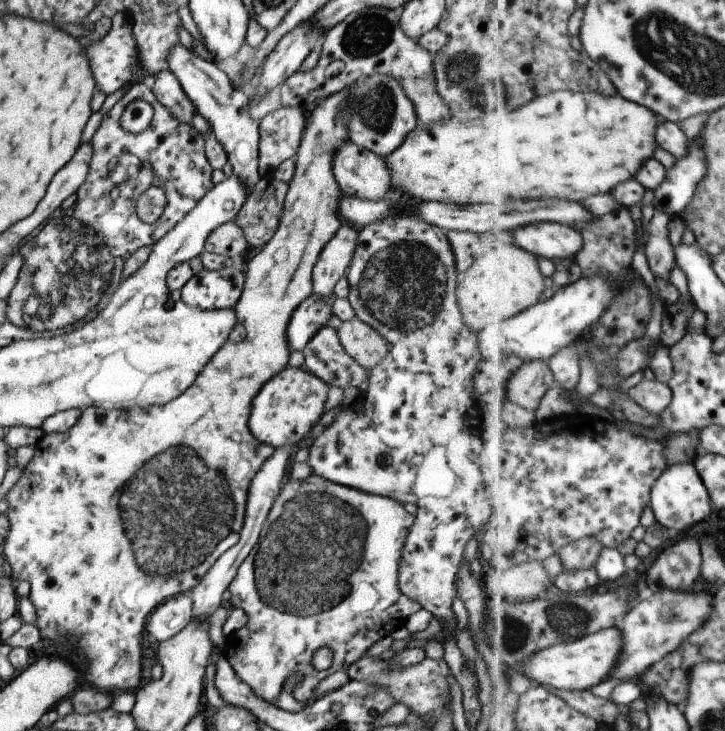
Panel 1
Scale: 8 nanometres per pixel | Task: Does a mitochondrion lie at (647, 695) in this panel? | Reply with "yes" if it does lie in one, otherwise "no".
no

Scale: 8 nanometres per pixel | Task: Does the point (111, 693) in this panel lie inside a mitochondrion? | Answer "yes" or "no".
no

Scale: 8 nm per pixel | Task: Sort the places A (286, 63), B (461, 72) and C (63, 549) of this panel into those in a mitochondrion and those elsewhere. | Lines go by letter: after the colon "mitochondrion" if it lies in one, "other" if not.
A: other
B: mitochondrion
C: other

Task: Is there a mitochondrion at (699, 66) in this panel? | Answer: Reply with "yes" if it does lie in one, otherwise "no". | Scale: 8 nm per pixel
yes

